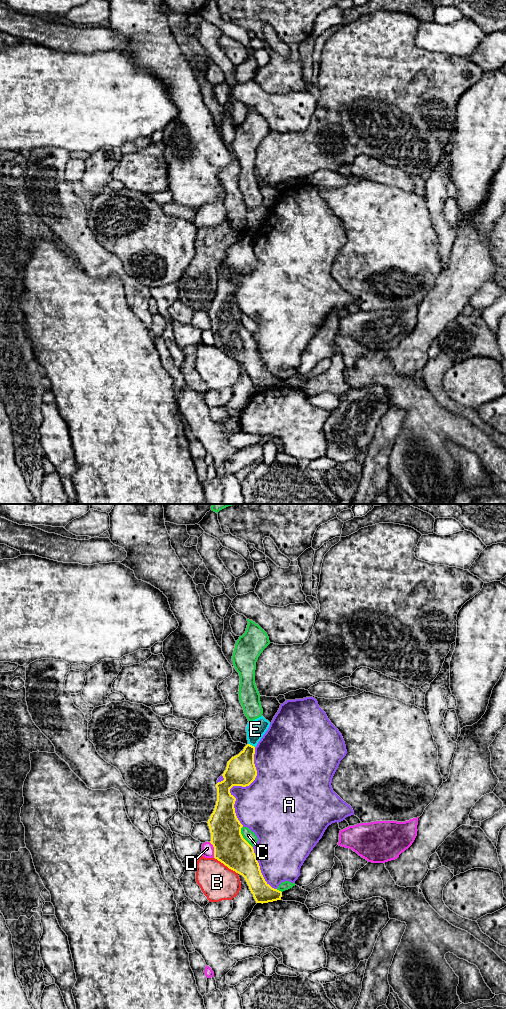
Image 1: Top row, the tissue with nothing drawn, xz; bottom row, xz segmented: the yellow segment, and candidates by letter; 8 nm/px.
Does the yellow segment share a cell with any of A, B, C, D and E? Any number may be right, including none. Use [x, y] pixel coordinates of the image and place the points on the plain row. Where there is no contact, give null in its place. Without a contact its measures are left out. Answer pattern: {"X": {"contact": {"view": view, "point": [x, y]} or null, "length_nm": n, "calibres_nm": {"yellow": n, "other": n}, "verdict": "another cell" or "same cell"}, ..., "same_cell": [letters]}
{"A": {"contact": {"view": "xz", "point": [239, 273]}, "length_nm": 650, "calibres_nm": {"yellow": 240, "other": 400}, "verdict": "another cell"}, "B": {"contact": {"view": "xz", "point": [226, 353]}, "length_nm": 240, "calibres_nm": {"yellow": 280, "other": 280}, "verdict": "another cell"}, "C": {"contact": {"view": "xz", "point": [242, 325]}, "length_nm": 190, "calibres_nm": {"yellow": 280, "other": 90}, "verdict": "another cell"}, "D": {"contact": {"view": "xz", "point": [214, 338]}, "length_nm": 130, "calibres_nm": {"yellow": 280, "other": 100}, "verdict": "another cell"}, "E": {"contact": {"view": "xz", "point": [251, 233]}, "length_nm": 70, "calibres_nm": {"yellow": 240, "other": 150}, "verdict": "another cell"}, "same_cell": []}

